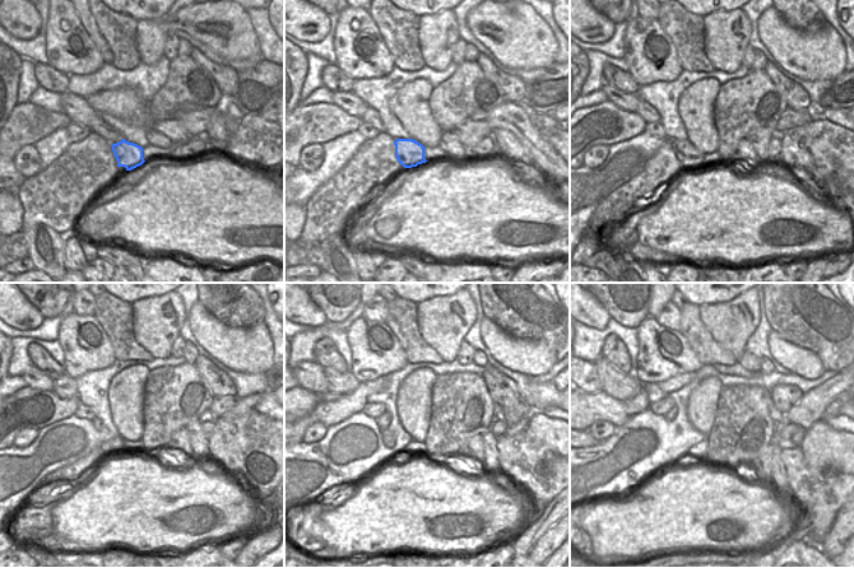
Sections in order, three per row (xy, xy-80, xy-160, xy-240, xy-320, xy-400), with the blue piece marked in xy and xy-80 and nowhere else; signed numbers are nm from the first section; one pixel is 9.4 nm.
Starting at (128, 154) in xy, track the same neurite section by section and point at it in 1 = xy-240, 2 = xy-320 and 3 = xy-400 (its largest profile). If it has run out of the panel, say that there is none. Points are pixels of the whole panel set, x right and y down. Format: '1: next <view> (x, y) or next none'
1: next xy-240 (116, 445)
2: next xy-320 (384, 419)
3: next xy-400 (671, 415)

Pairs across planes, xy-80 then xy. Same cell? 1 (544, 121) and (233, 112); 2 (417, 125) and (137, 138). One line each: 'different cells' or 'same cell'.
1: different cells
2: different cells

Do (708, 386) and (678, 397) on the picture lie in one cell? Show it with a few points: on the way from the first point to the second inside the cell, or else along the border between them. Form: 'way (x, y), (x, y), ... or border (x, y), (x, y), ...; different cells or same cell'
border (715, 376), (692, 390), (690, 423); different cells

